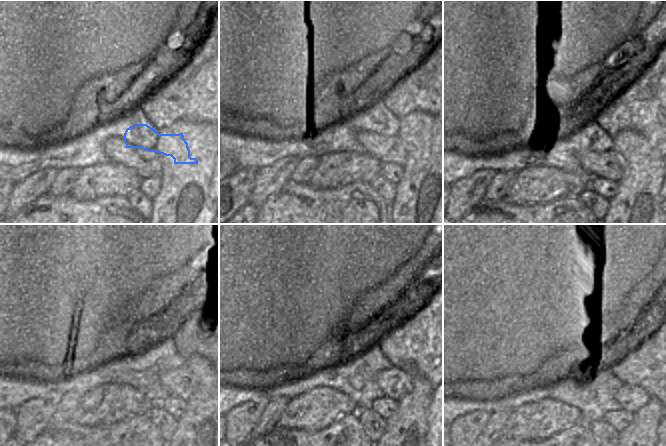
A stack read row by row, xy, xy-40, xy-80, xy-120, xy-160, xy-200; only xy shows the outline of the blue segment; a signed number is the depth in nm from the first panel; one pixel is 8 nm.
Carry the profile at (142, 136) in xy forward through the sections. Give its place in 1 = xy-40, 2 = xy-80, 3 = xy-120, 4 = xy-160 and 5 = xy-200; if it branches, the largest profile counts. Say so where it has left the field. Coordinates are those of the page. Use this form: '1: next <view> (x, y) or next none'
1: next xy-40 (403, 145)
2: next xy-80 (637, 201)
3: next xy-120 (198, 427)
4: next xy-160 (408, 427)
5: next xy-200 (644, 427)

